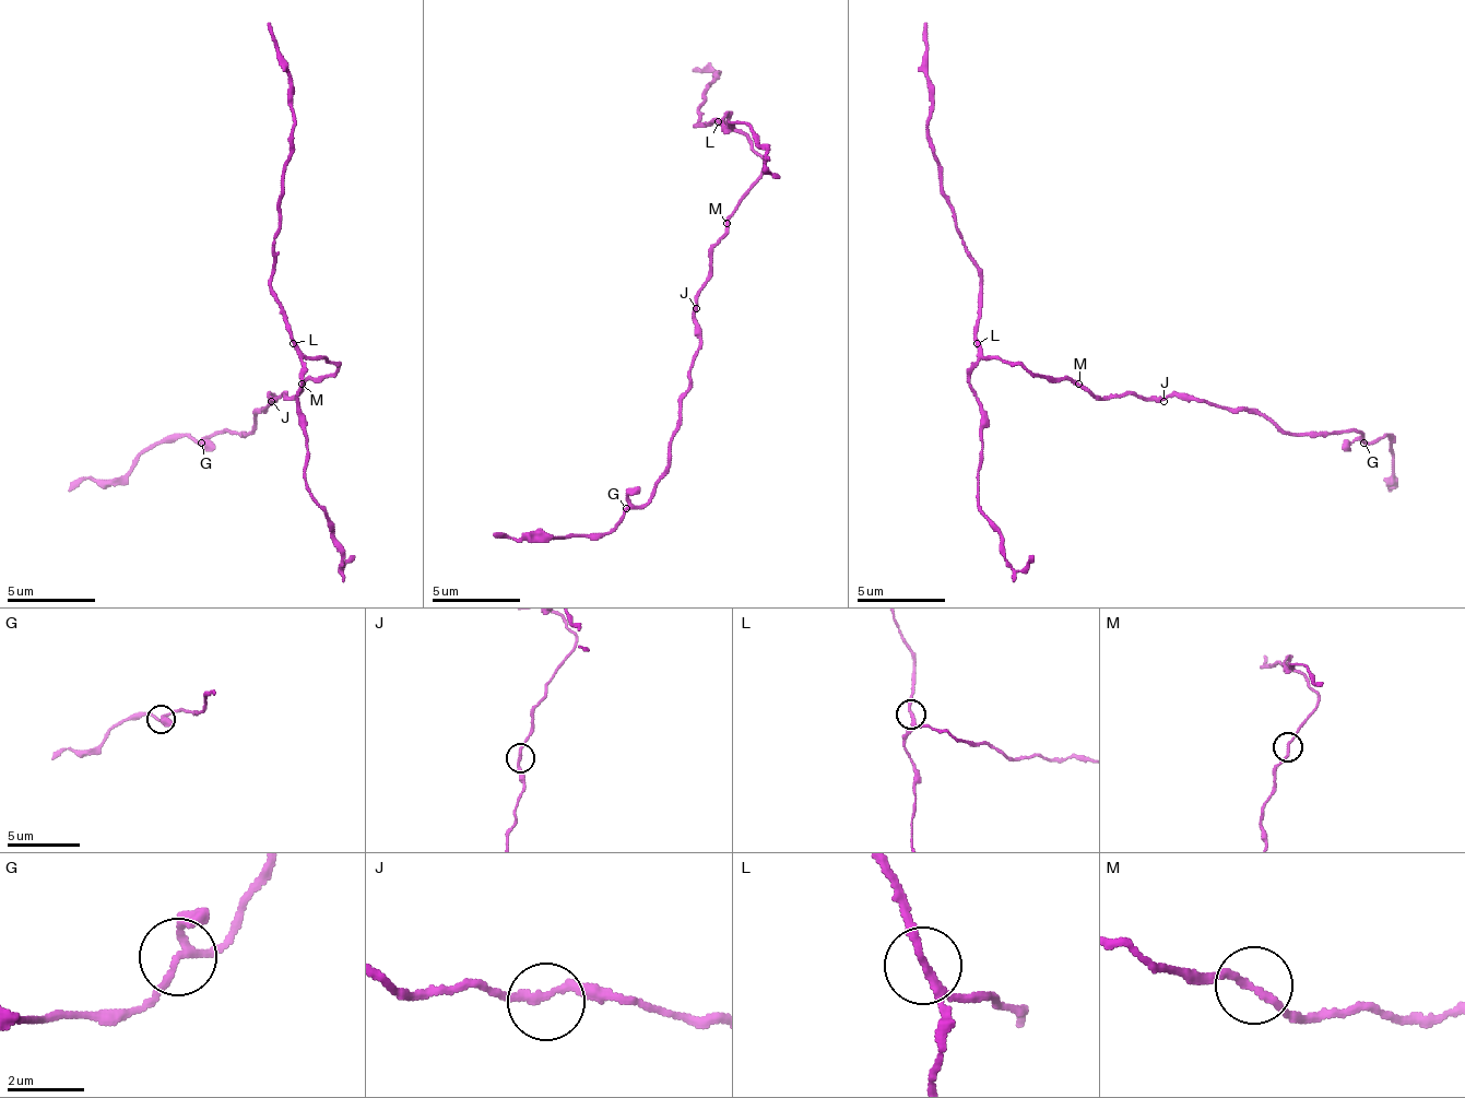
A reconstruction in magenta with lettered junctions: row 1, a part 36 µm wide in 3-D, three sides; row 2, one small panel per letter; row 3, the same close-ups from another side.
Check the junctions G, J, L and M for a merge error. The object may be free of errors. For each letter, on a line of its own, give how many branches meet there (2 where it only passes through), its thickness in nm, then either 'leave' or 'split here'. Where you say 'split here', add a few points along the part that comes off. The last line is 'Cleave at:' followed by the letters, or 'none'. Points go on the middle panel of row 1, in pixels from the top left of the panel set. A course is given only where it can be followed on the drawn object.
G: branches 3; calibre 160 nm; leave
J: branches 2; calibre 200 nm; leave
L: branches 3; calibre 170 nm; leave
M: branches 2; calibre 180 nm; leave
Cleave at: none

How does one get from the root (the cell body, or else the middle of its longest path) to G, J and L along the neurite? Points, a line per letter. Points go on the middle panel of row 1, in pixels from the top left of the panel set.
G: (727, 223), (696, 298), (700, 347), (669, 446), (669, 472), (638, 507), (625, 507)
J: (727, 223), (727, 233), (713, 250), (713, 268), (709, 272), (709, 281), (696, 298), (696, 308)
L: (727, 223), (740, 197), (758, 179), (763, 156), (735, 130), (718, 121)

